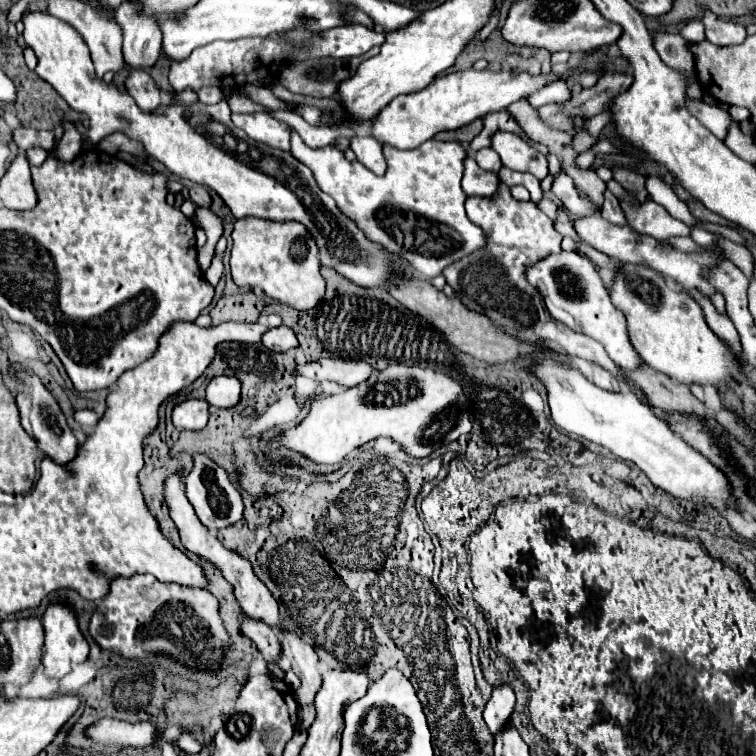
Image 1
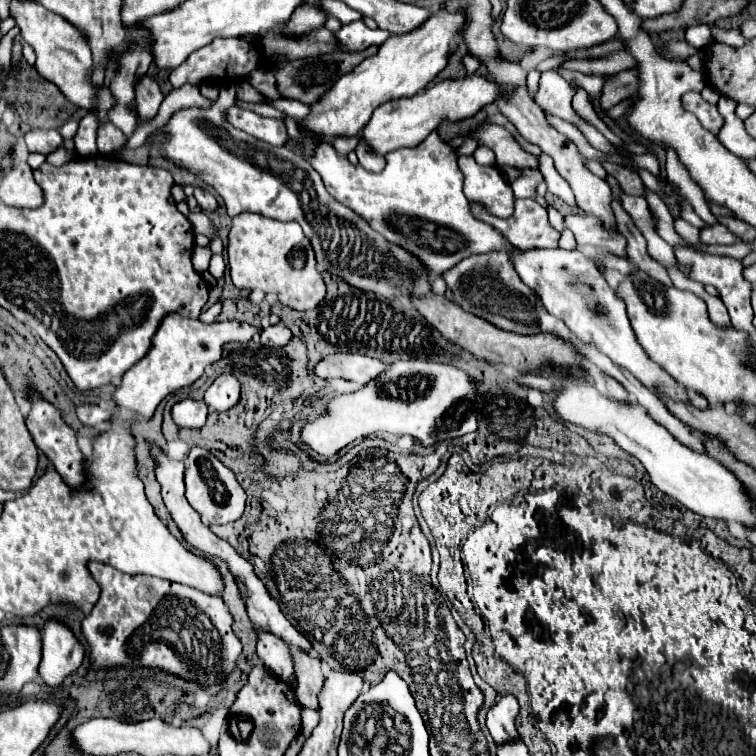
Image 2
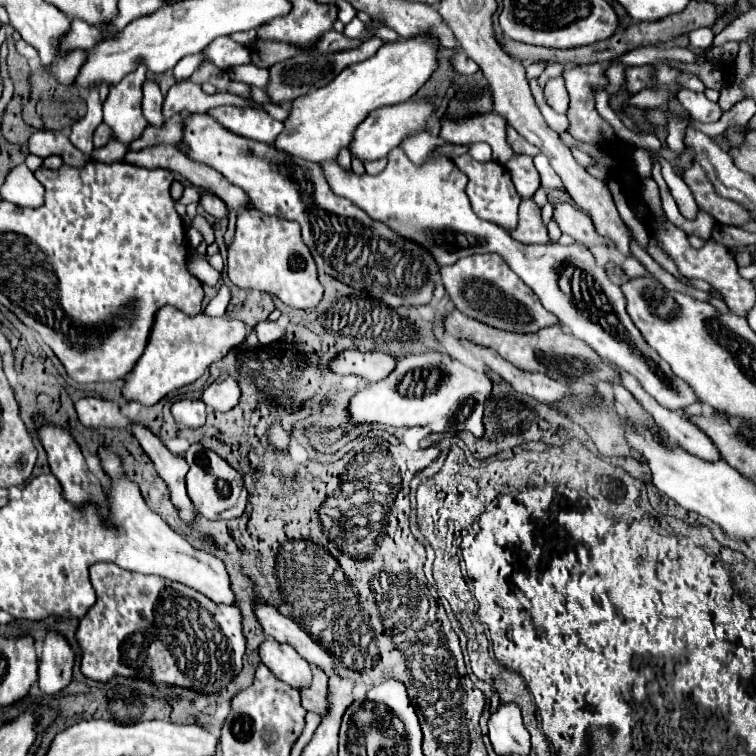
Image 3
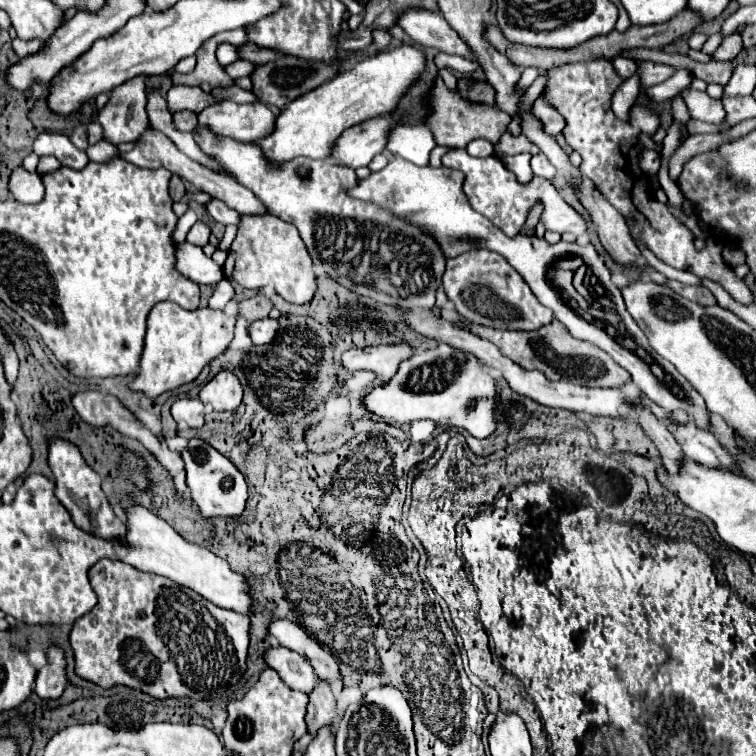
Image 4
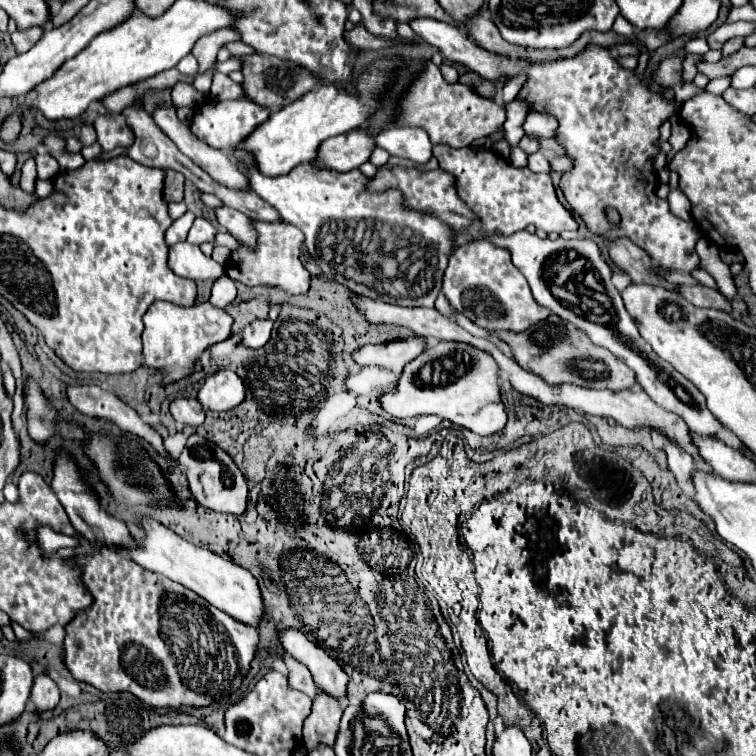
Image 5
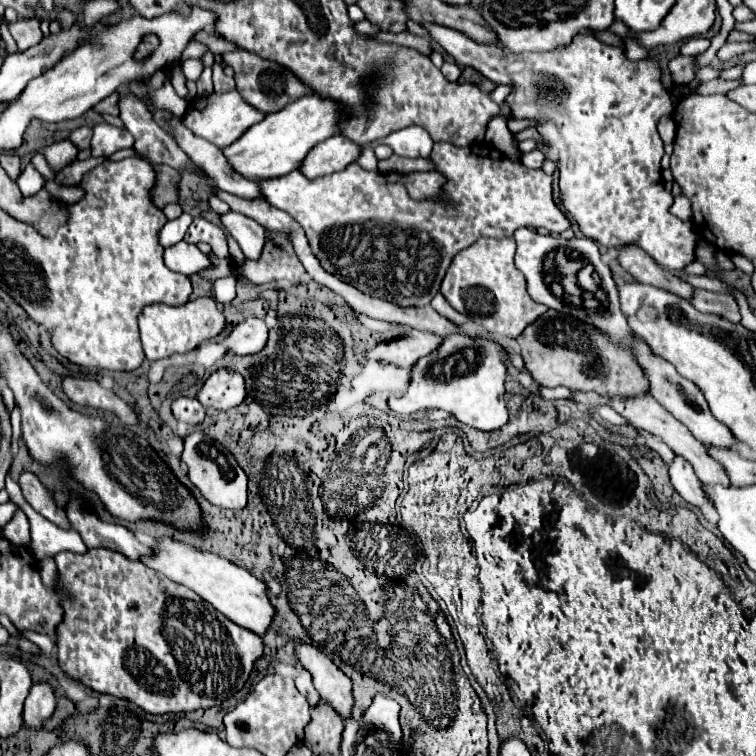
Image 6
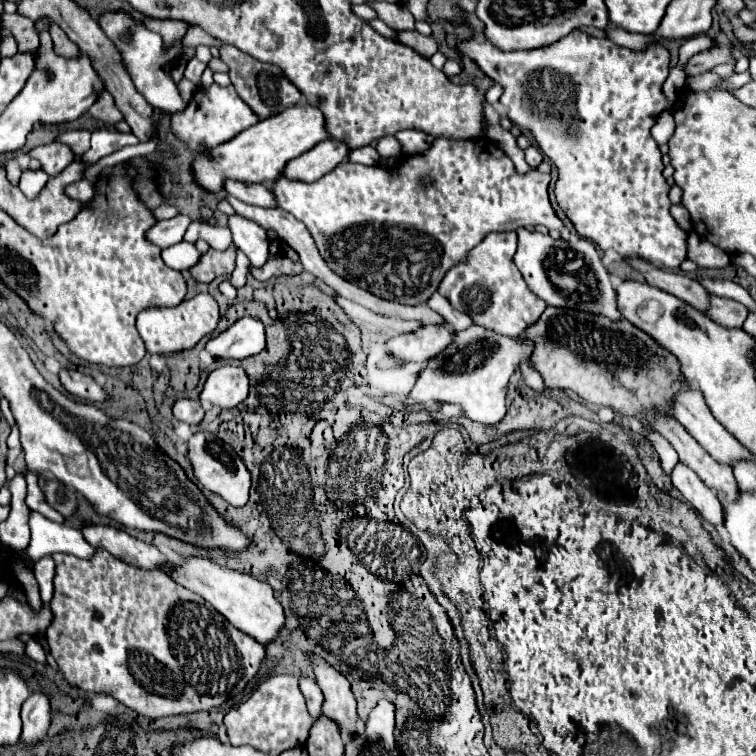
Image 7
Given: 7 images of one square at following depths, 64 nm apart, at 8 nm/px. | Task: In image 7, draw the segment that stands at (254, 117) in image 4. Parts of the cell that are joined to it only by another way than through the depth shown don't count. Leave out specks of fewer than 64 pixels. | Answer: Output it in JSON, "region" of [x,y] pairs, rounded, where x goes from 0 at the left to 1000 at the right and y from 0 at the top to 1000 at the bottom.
{"region":[[[280,111],[275,119],[259,122],[243,148],[228,153],[228,172],[235,177],[235,183],[241,183],[249,190],[251,198],[254,198],[254,190],[275,190],[275,196],[286,196],[307,185],[320,172],[336,167],[341,159],[344,156],[333,148],[333,143],[312,124],[310,114],[291,116]]]}

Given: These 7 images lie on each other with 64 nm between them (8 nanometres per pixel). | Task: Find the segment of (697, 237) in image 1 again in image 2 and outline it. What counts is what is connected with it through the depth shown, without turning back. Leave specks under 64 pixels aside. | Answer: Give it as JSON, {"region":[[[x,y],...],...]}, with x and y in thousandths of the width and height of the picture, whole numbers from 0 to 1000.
{"region":[[[944,296],[939,302],[926,304],[926,320],[931,323],[971,323],[976,315],[955,296]]]}

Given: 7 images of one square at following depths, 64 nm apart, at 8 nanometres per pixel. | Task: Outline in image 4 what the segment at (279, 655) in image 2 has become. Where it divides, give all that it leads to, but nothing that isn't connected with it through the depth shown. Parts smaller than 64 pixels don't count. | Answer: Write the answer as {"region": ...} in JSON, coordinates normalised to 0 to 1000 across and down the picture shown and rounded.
{"region":[[[360,852],[349,862],[349,873],[357,884],[362,884],[370,892],[370,897],[386,913],[413,915],[413,910],[418,907],[418,892],[413,886],[413,881],[407,878],[407,873],[402,873],[397,865],[381,860],[370,852]]]}

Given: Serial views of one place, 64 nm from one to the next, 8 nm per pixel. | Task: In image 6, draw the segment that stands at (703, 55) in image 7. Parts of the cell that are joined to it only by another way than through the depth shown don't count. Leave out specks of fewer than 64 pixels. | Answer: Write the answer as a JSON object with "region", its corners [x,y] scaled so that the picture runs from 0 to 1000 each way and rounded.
{"region":[[[897,71],[894,77],[889,77],[884,82],[884,93],[886,93],[886,101],[889,101],[889,108],[894,114],[907,114],[918,106],[921,101],[921,93],[918,93],[918,85],[915,85],[918,77],[907,77],[902,71]]]}

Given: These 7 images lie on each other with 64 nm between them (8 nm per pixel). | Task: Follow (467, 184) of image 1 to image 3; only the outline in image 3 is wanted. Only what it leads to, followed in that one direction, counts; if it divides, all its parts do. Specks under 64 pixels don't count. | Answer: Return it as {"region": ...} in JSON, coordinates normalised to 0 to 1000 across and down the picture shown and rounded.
{"region":[[[614,204],[608,209],[601,212],[601,217],[619,233],[619,246],[616,246],[616,257],[622,262],[624,278],[632,286],[640,286],[640,291],[656,294],[659,299],[664,299],[667,304],[677,304],[683,299],[683,280],[685,280],[685,270],[688,270],[688,259],[680,251],[680,243],[675,238],[675,230],[667,220],[656,217],[656,214],[630,214],[622,204]]]}

